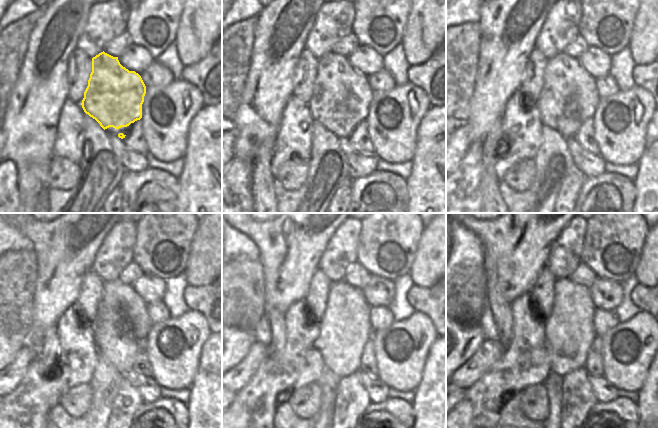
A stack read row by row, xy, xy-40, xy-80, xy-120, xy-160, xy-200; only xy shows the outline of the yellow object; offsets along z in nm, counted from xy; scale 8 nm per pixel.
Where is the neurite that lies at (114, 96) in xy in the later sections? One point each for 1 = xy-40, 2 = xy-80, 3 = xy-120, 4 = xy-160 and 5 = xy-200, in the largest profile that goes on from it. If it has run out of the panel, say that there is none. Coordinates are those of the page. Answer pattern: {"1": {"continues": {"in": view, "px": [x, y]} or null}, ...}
{"1": {"continues": {"in": "xy-40", "px": [341, 97]}}, "2": {"continues": {"in": "xy-80", "px": [578, 92]}}, "3": {"continues": {"in": "xy-120", "px": [131, 311]}}, "4": {"continues": {"in": "xy-160", "px": [323, 345]}}, "5": {"continues": {"in": "xy-200", "px": [551, 348]}}}

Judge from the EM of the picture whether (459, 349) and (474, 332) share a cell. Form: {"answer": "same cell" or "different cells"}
{"answer": "same cell"}

